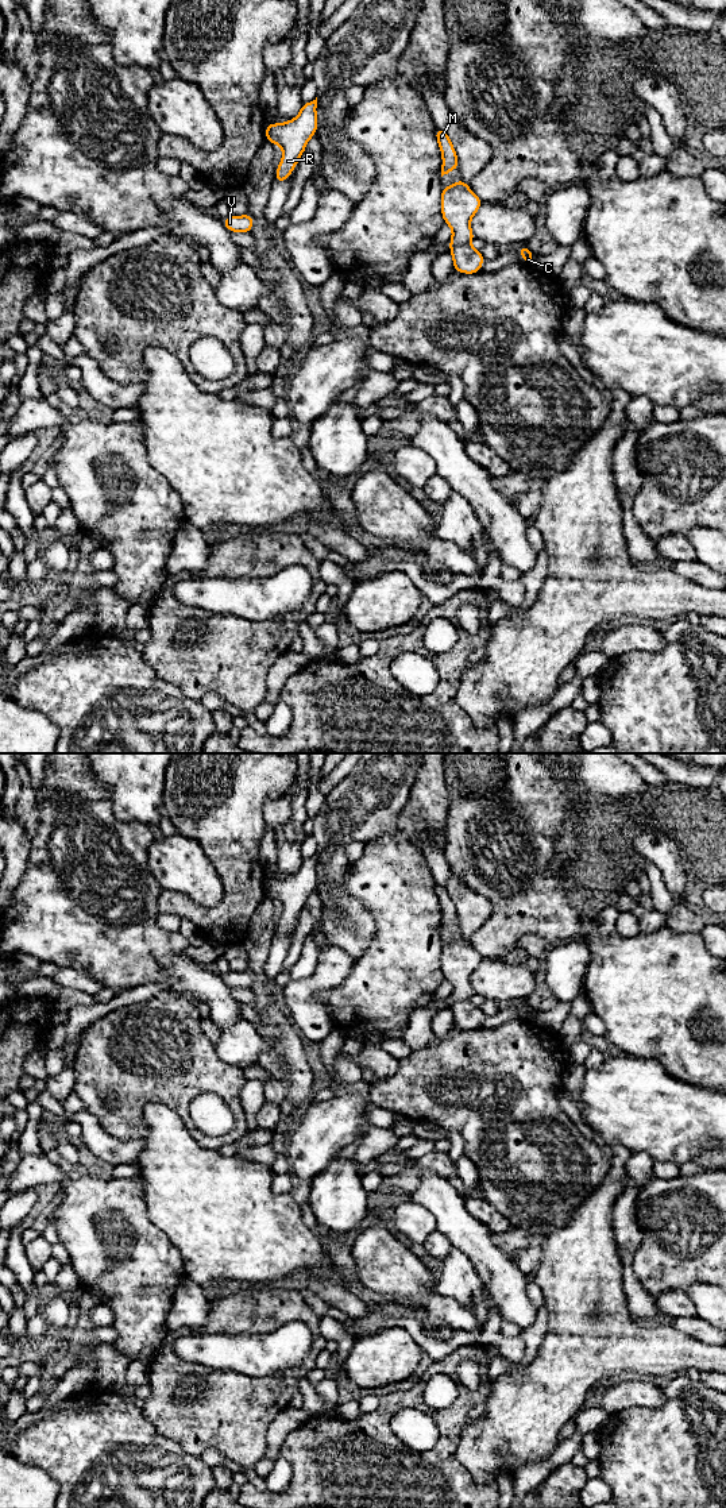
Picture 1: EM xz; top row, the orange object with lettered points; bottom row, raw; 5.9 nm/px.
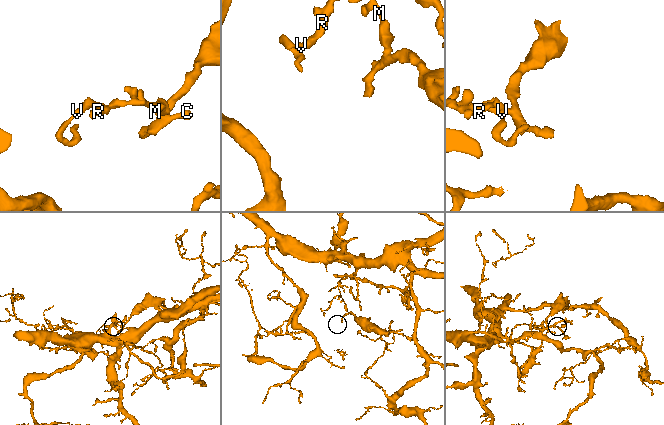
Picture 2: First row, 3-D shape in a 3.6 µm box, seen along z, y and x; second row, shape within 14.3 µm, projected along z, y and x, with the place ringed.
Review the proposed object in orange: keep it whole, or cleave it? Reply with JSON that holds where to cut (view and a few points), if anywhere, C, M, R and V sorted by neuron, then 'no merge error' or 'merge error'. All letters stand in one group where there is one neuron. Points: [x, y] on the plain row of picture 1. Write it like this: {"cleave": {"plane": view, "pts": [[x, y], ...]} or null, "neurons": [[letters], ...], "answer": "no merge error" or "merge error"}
{"cleave": {"plane": "xz", "pts": [[467, 999], [452, 1003]]}, "neurons": [["C"], ["M", "R", "V"]], "answer": "merge error"}

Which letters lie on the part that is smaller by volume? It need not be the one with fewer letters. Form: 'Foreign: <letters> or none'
Foreign: C

